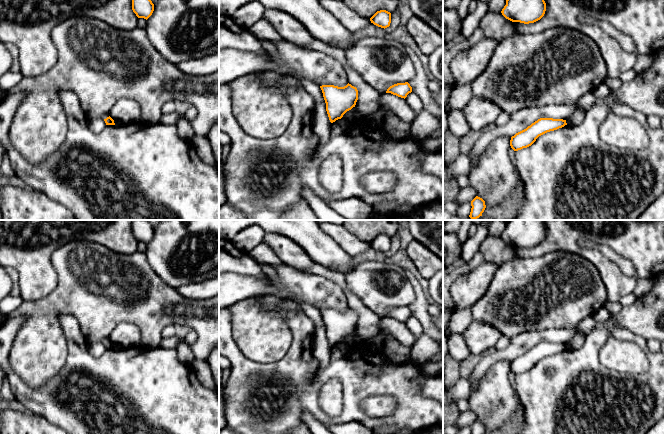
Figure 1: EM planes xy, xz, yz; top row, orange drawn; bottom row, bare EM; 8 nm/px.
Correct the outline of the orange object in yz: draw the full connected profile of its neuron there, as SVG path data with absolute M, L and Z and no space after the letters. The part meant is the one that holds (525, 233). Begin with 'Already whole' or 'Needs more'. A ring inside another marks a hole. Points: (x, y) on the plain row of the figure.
Already whole. M507 220L502 239L512 245L524 248L540 244L546 235L543 220Z

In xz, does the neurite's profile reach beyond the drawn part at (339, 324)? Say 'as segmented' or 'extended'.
as segmented

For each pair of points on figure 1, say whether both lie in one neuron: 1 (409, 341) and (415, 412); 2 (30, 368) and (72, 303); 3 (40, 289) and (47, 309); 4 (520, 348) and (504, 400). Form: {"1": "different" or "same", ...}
{"1": "different", "2": "same", "3": "different", "4": "different"}

